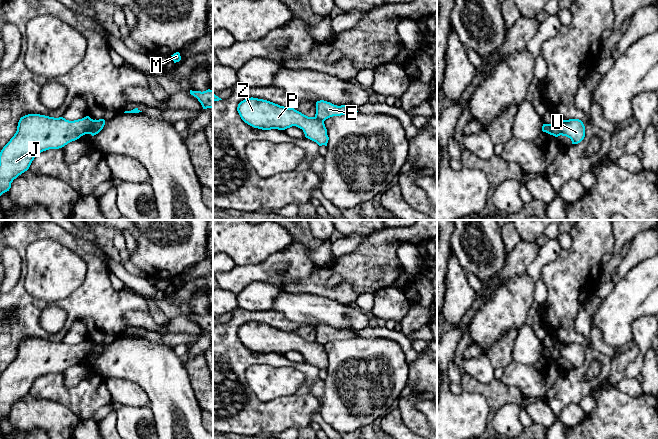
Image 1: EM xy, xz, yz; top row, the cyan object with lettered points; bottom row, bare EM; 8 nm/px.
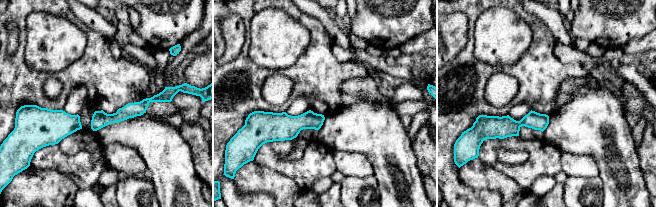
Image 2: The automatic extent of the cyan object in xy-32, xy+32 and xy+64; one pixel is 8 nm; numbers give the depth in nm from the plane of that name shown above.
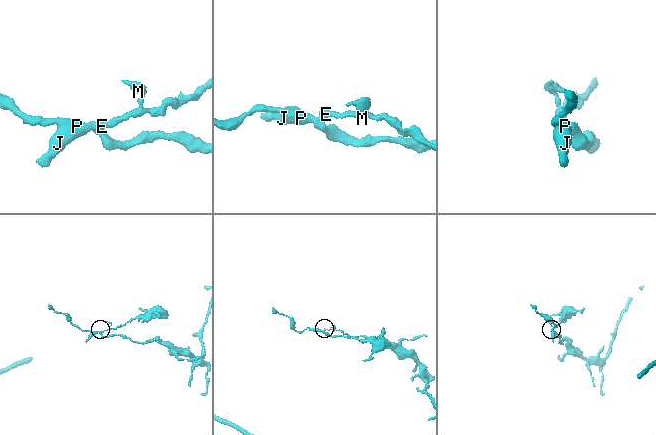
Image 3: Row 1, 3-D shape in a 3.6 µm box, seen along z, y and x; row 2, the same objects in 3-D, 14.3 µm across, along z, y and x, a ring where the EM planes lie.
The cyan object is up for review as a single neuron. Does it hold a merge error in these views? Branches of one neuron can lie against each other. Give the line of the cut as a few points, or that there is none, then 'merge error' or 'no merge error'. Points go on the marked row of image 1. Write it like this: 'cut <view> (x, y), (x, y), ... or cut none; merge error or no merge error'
cut yz (559, 120), (559, 132), (561, 134); merge error

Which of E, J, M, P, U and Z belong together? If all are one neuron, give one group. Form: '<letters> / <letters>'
E M / J P U Z

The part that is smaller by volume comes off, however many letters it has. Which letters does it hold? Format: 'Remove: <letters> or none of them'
Remove: E, M

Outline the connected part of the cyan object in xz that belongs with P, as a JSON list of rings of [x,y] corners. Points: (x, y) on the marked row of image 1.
[[[251,97],[241,101],[237,111],[241,119],[254,128],[285,130],[296,126],[303,130],[306,138],[319,146],[327,146],[329,137],[324,121],[308,117],[294,108]]]

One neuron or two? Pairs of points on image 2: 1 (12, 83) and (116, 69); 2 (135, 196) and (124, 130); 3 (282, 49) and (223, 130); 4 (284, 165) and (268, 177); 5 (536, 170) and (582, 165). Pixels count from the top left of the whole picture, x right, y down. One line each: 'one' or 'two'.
1: one
2: two
3: two
4: two
5: two

